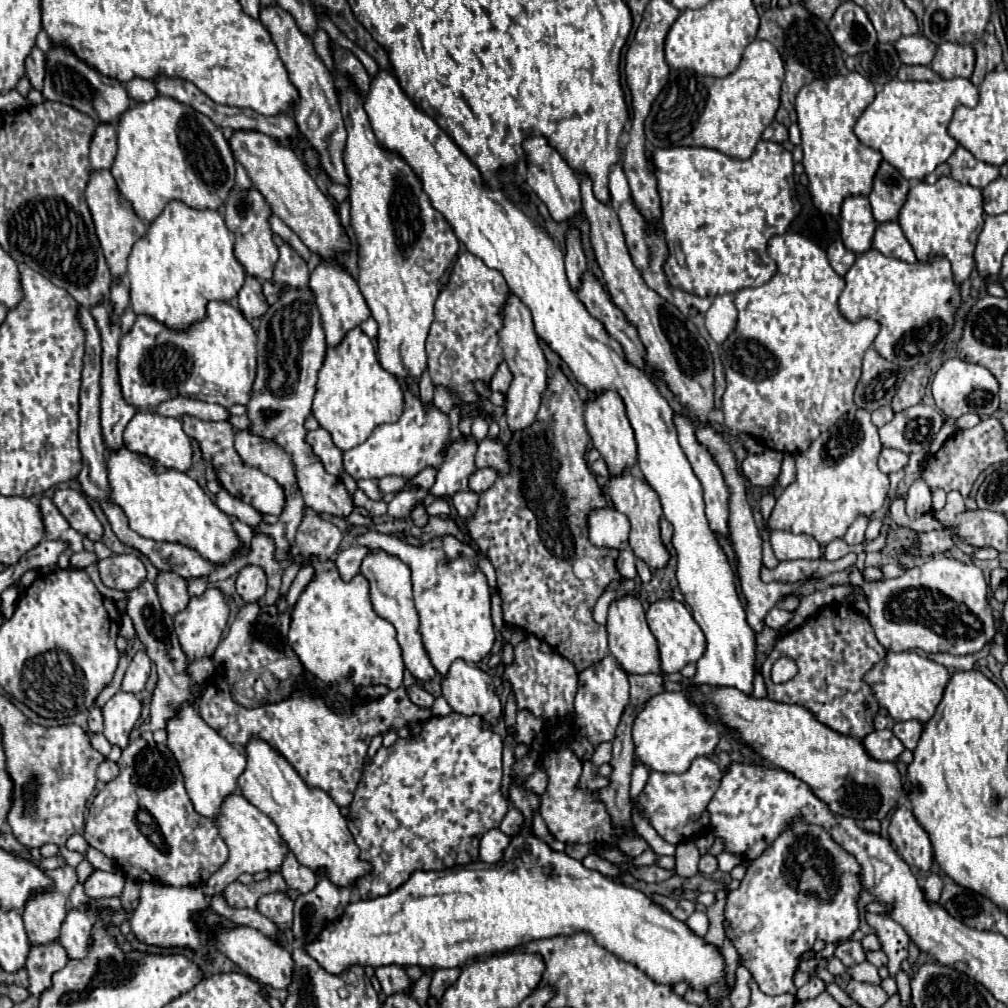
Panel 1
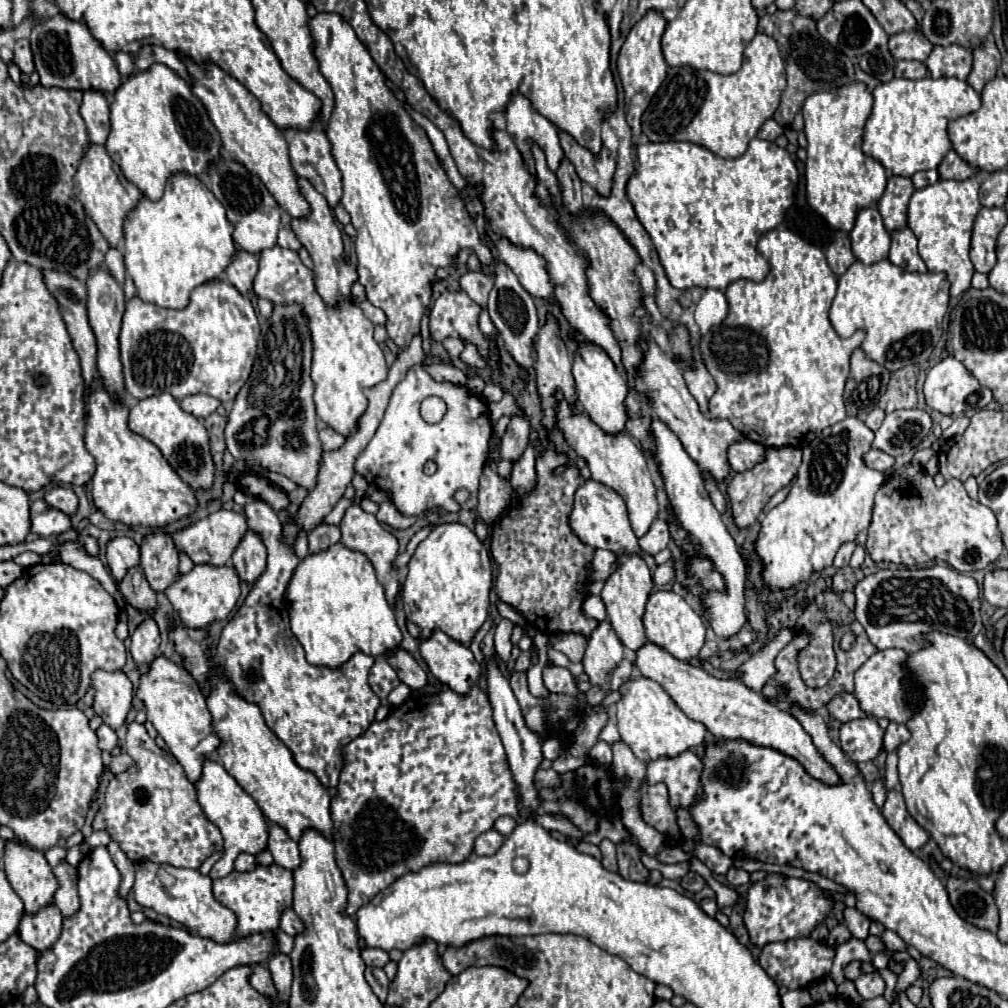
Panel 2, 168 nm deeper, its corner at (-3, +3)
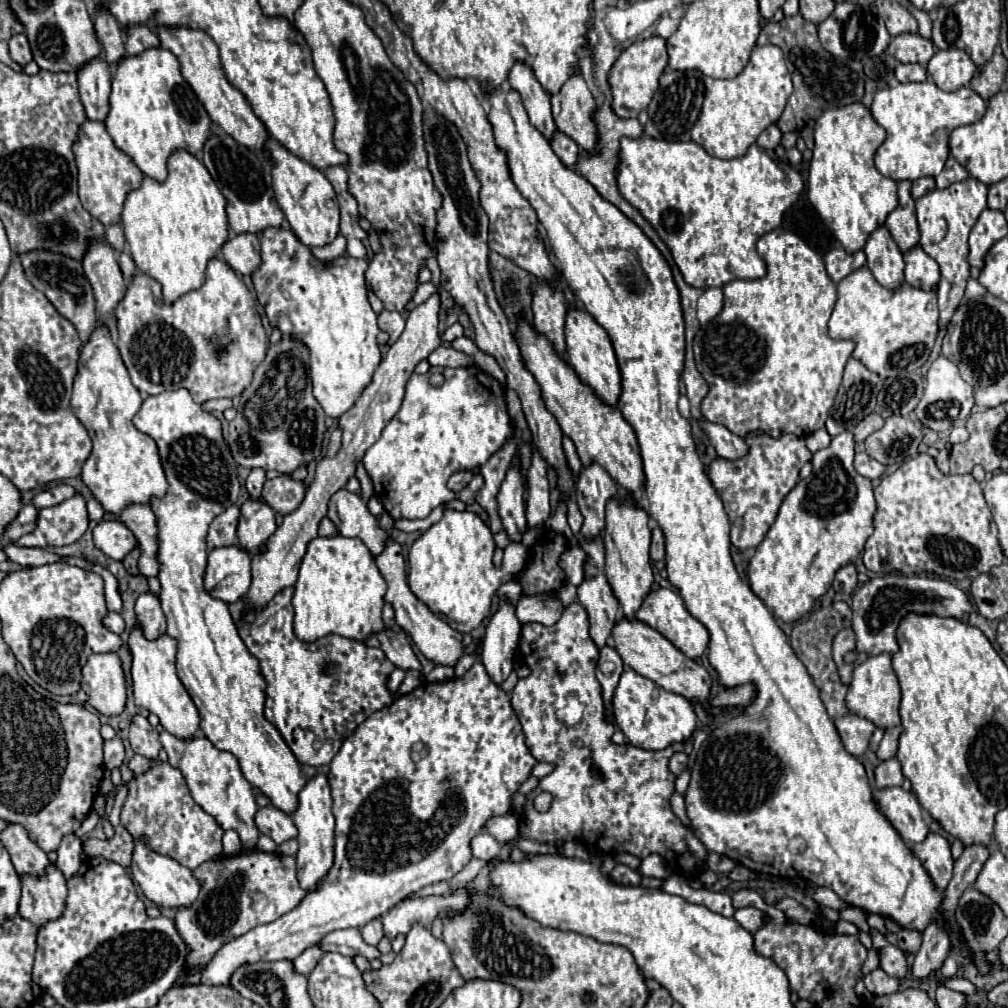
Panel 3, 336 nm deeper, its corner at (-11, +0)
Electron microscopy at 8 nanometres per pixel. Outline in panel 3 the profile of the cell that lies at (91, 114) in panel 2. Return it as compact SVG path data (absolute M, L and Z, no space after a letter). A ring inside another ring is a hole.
M93 57L89 63L77 71L79 97L89 119L105 121L109 111L109 91L111 91L111 71L109 63L101 57Z

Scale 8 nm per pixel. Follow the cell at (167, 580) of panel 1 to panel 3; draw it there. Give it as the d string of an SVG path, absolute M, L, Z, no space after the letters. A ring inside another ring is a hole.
M131 503L127 505L119 519L133 531L135 539L141 543L141 559L137 563L137 569L145 577L157 575L157 523L153 519L153 511L149 505Z

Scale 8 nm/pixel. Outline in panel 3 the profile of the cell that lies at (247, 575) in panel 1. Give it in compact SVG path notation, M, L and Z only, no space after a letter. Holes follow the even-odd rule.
M247 499L241 505L237 539L249 553L261 551L261 543L277 529L275 511L261 499Z

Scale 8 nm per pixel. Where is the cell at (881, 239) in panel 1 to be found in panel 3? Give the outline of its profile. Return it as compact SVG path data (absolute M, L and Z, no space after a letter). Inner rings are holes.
M915 247L909 253L905 253L905 281L911 287L931 291L937 289L939 279L941 275L937 261L931 259L921 247Z

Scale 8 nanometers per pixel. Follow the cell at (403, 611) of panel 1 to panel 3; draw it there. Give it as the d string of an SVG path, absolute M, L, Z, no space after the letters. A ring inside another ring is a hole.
M343 487L329 499L327 507L327 517L335 523L341 535L359 537L373 555L379 555L383 551L387 533L381 531L381 527L377 527L375 515L367 511L367 505L359 495L349 493Z

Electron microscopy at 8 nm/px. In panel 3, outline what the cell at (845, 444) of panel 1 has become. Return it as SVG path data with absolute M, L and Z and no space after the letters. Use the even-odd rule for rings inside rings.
M849 431L833 437L827 449L813 453L811 459L813 473L807 479L801 479L783 499L775 523L771 525L769 533L765 535L765 539L761 541L761 545L757 547L755 555L749 561L747 579L753 593L771 609L771 613L777 619L785 623L795 623L813 609L815 601L823 597L831 587L835 573L859 557L865 539L873 531L871 527L875 511L873 485L869 479L853 471L853 455L855 455L855 443L853 443L853 433Z

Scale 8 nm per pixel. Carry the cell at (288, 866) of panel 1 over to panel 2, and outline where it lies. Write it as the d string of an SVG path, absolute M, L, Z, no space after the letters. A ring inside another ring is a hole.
M271 824L269 828L269 852L273 854L273 860L277 866L287 870L297 870L301 866L301 854L297 848L297 842L293 842L283 828L277 824Z

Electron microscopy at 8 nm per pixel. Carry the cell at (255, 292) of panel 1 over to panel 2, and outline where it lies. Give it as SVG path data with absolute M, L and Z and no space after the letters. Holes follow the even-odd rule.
M237 250L233 262L225 272L225 278L245 296L253 290L253 280L257 276L257 262L259 262L257 256Z

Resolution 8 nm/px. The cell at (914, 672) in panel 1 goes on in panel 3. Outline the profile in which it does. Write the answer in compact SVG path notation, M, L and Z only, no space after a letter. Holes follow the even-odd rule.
M889 653L867 657L865 663L857 665L853 669L853 679L851 679L847 695L845 695L845 705L847 705L847 709L851 713L855 713L855 715L859 715L863 719L869 719L877 727L885 727L885 729L887 727L895 727L895 725L901 723L899 699L901 699L899 681L897 681L897 677L893 673L891 655Z

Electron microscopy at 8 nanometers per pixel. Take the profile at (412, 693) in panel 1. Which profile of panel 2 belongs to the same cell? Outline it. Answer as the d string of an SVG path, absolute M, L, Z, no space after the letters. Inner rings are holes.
M401 648L395 654L385 656L385 660L397 672L399 680L403 684L407 684L409 688L423 688L423 686L427 686L427 674L425 674L425 670L407 652L403 652Z

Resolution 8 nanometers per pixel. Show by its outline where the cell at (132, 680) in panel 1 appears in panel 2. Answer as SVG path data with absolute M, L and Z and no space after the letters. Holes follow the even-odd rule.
M145 620L131 636L131 656L135 664L151 664L159 650L159 628L155 620Z

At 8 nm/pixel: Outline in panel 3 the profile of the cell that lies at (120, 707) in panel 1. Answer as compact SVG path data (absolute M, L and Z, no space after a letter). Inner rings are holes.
M91 653L81 669L81 689L103 715L119 715L125 707L125 675L117 653Z

